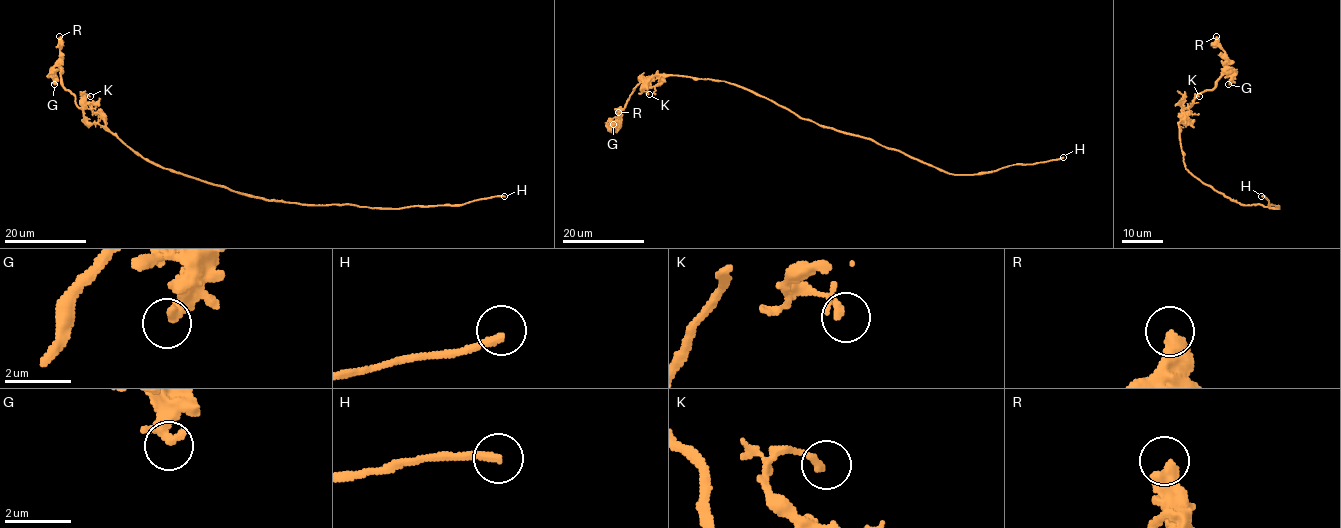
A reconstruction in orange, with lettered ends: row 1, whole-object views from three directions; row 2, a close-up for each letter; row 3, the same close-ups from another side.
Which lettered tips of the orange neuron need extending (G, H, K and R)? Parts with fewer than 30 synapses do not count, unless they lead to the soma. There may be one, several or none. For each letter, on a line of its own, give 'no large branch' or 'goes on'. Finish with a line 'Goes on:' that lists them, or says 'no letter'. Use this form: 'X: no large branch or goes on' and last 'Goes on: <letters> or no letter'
G: no large branch
H: no large branch
K: no large branch
R: no large branch
Goes on: no letter

